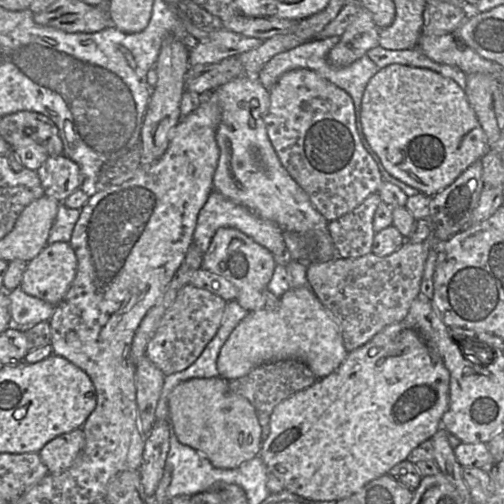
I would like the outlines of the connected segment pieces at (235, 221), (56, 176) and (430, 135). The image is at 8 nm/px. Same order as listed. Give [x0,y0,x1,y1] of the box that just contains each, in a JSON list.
[[193,190,288,266],[36,154,85,202],[360,64,487,197]]

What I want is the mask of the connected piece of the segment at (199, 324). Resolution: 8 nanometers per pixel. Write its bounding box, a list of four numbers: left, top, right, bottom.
[146,284,227,376]

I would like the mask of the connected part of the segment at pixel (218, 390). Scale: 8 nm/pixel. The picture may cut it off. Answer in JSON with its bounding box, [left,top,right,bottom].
[168,378,262,469]

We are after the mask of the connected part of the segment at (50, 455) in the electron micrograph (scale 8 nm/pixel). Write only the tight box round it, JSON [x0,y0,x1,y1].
[39,429,85,474]

